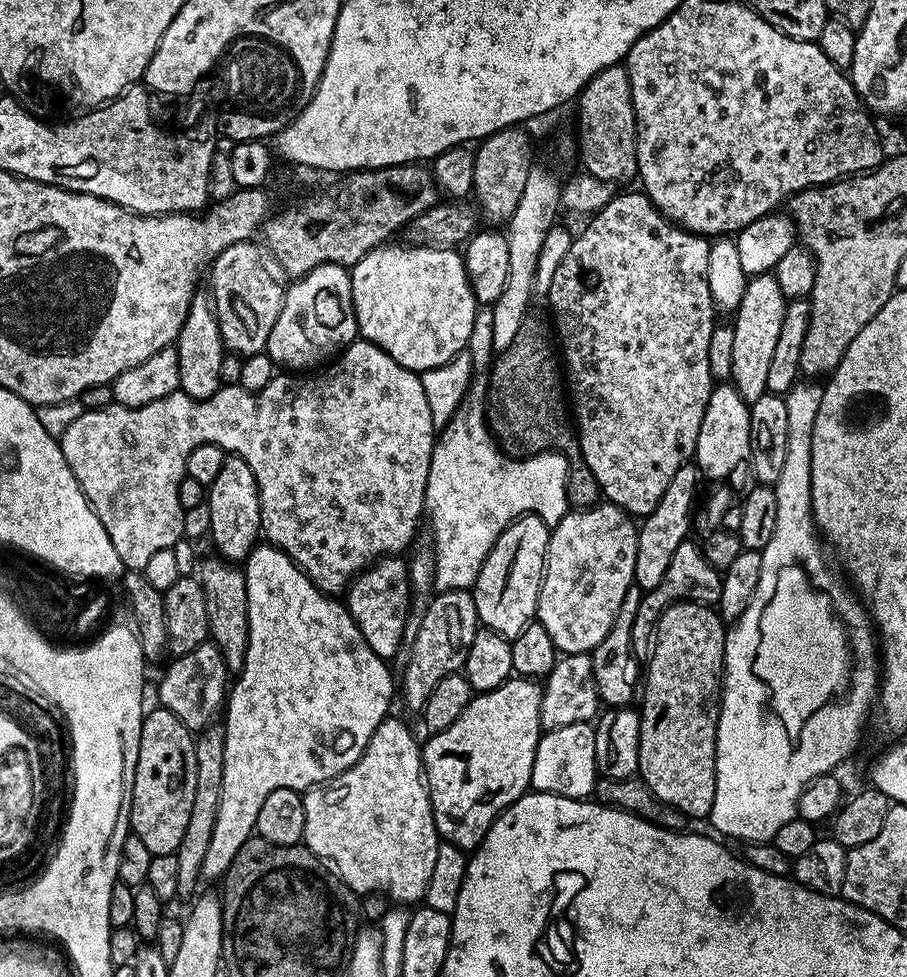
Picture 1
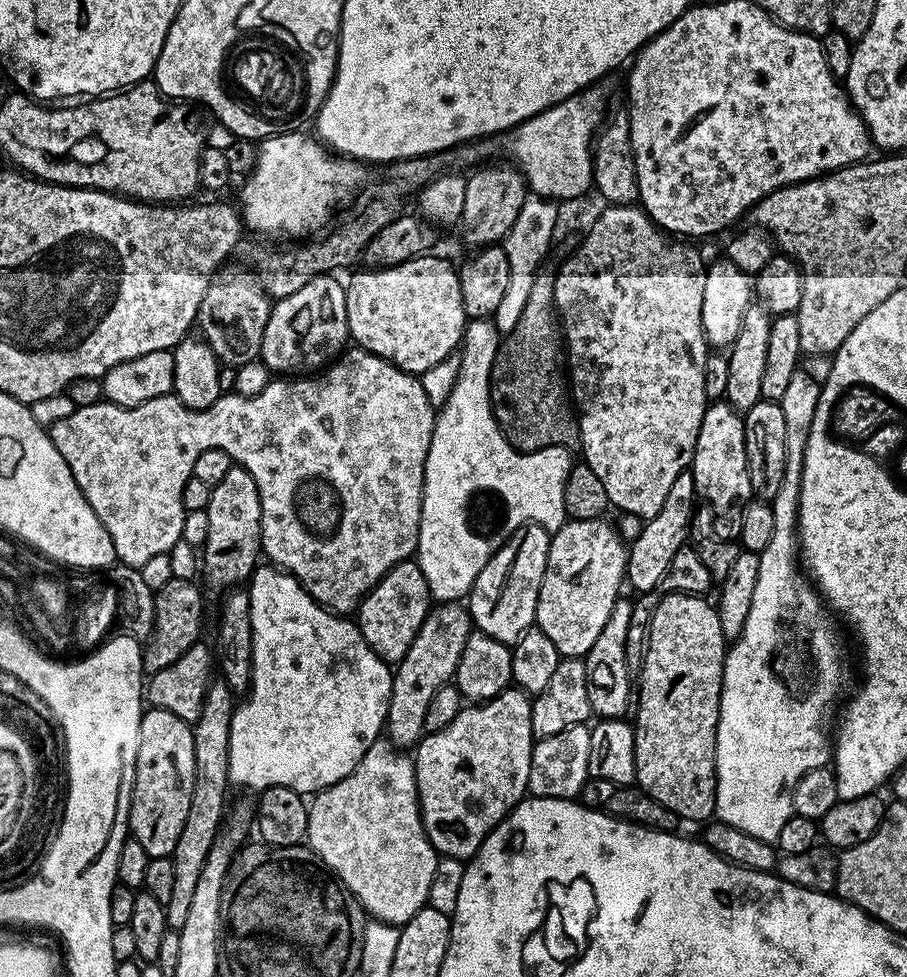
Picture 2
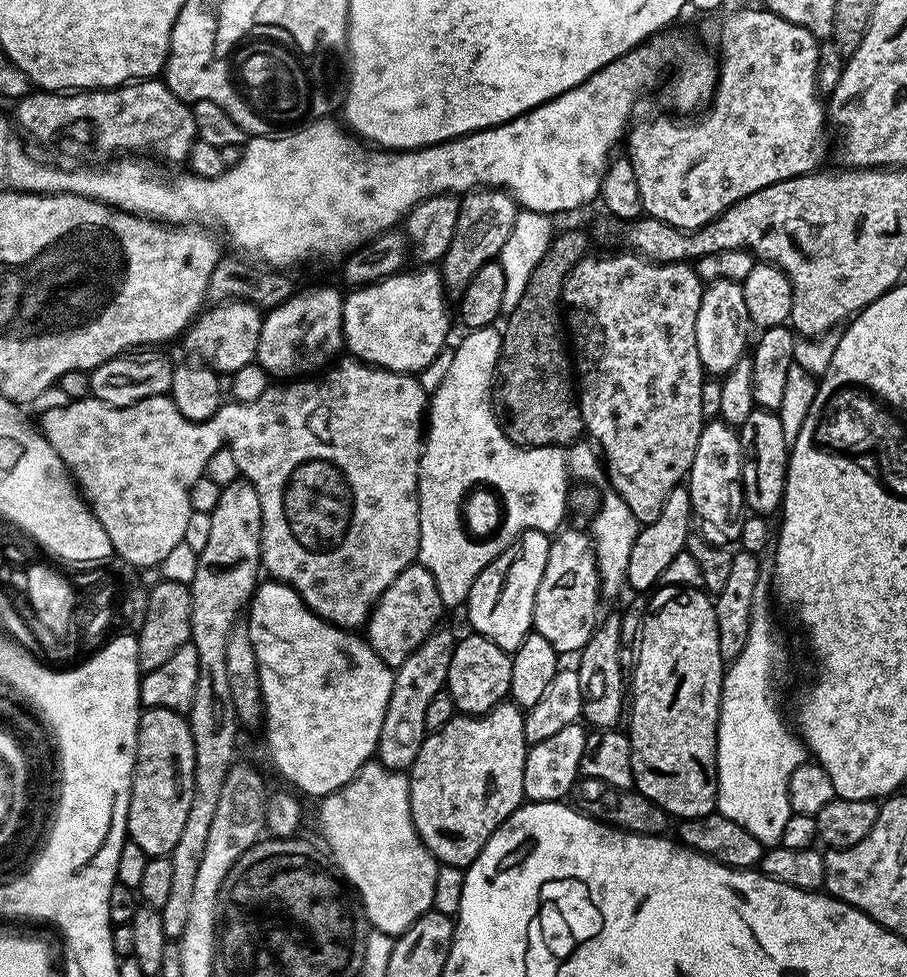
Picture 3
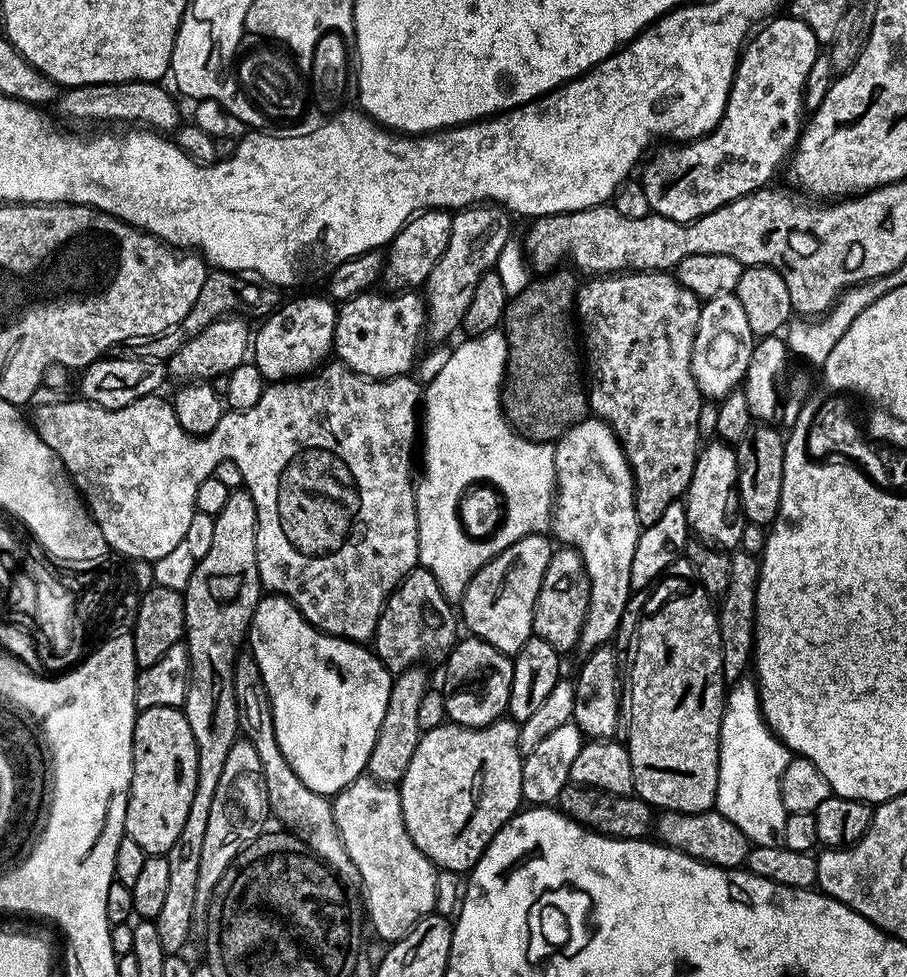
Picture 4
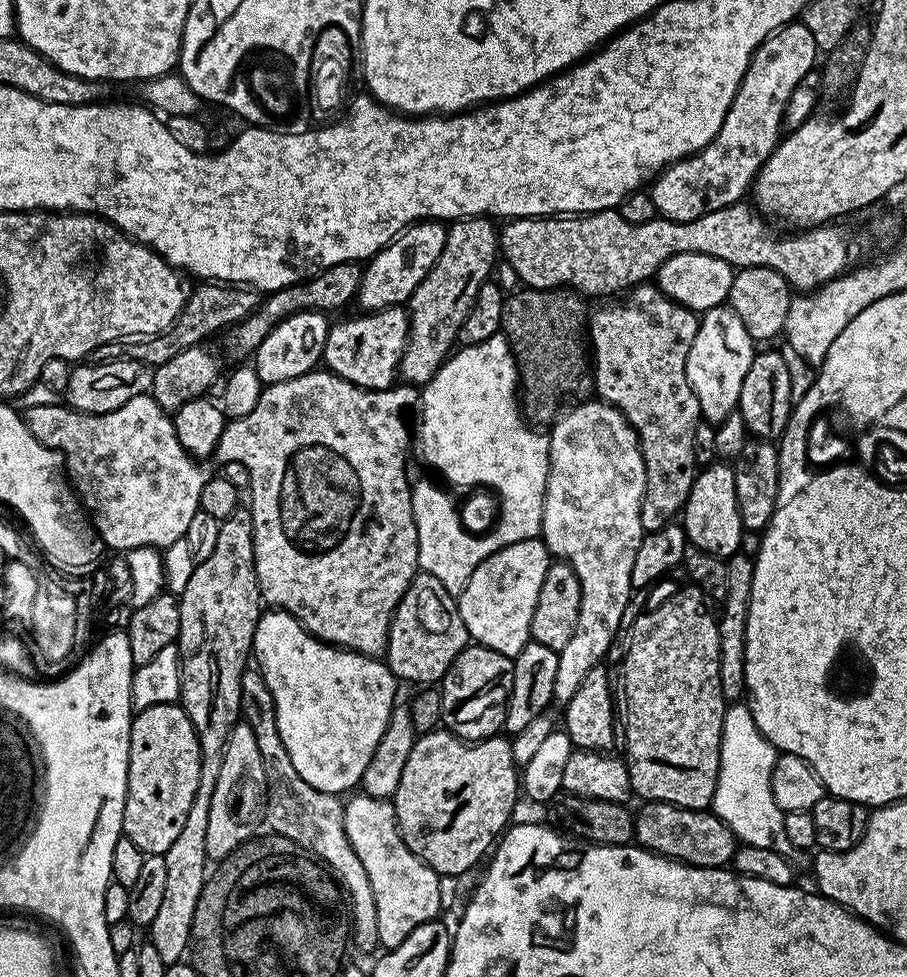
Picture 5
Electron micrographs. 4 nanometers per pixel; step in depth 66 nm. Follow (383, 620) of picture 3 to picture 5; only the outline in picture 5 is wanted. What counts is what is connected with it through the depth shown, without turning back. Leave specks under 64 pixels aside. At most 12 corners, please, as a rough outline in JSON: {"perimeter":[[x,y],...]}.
{"perimeter":[[417,571],[388,631],[397,681],[436,686],[470,637],[457,597]]}

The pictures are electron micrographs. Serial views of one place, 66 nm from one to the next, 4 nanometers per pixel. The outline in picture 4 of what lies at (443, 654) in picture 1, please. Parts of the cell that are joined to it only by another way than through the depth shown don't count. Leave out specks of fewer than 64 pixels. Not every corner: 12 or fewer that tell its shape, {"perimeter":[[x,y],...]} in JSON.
{"perimeter":[[423,667],[392,681],[367,775],[399,785],[422,735]]}

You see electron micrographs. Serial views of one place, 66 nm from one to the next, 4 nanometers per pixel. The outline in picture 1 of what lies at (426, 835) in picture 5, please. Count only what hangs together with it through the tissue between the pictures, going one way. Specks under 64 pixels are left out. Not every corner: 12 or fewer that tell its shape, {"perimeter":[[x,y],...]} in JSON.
{"perimeter":[[510,678],[423,741],[441,841],[529,791],[543,687]]}

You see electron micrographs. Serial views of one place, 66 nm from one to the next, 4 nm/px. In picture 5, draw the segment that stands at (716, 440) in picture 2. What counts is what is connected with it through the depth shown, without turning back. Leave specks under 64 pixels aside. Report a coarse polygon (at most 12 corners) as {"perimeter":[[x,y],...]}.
{"perimeter":[[736,470],[697,471],[682,527],[689,545],[727,558],[746,529]]}

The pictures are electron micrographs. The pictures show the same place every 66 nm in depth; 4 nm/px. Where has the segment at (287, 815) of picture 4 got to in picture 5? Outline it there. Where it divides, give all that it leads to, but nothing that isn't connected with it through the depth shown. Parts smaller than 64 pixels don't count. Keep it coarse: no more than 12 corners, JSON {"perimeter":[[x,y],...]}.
{"perimeter":[[245,667],[243,723],[266,766],[266,824],[328,865],[351,943],[377,951],[378,906],[339,795],[294,770],[266,678]]}

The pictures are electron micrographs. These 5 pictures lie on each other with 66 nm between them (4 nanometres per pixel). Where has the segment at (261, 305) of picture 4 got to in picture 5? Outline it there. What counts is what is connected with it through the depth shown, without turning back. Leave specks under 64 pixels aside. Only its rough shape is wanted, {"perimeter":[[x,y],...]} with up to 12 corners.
{"perimeter":[[200,282],[165,332],[91,359],[158,365],[255,312],[259,291]]}

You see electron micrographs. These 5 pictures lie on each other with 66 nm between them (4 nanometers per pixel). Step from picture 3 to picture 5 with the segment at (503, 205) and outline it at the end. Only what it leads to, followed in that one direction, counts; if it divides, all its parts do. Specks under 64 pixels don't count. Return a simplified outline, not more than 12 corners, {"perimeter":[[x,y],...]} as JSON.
{"perimeter":[[491,219],[447,225],[438,262],[406,305],[399,379],[423,386],[444,365],[493,275]]}

